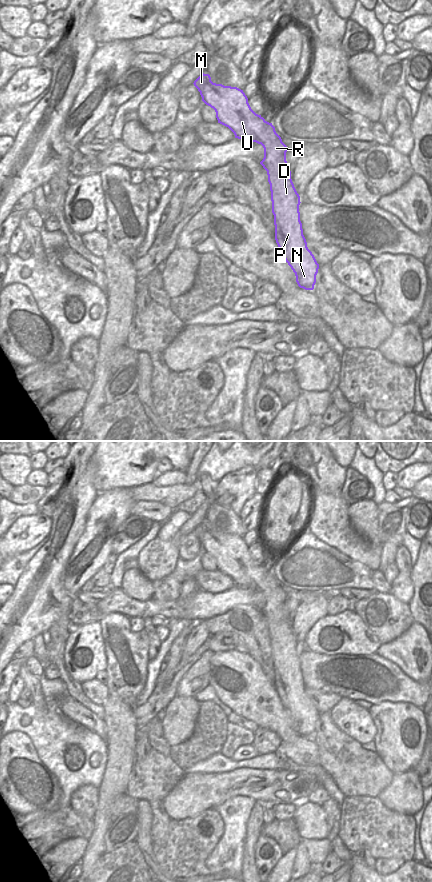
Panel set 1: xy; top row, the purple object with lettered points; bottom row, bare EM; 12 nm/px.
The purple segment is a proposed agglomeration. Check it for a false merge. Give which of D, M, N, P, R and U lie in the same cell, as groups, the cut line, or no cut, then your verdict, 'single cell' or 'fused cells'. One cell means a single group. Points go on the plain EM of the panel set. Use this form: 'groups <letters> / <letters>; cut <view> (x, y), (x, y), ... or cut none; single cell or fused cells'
groups D M N P R U; cut none; single cell

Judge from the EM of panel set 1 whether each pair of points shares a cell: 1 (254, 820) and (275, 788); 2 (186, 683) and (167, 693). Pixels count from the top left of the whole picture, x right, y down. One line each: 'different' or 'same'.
1: different
2: different

